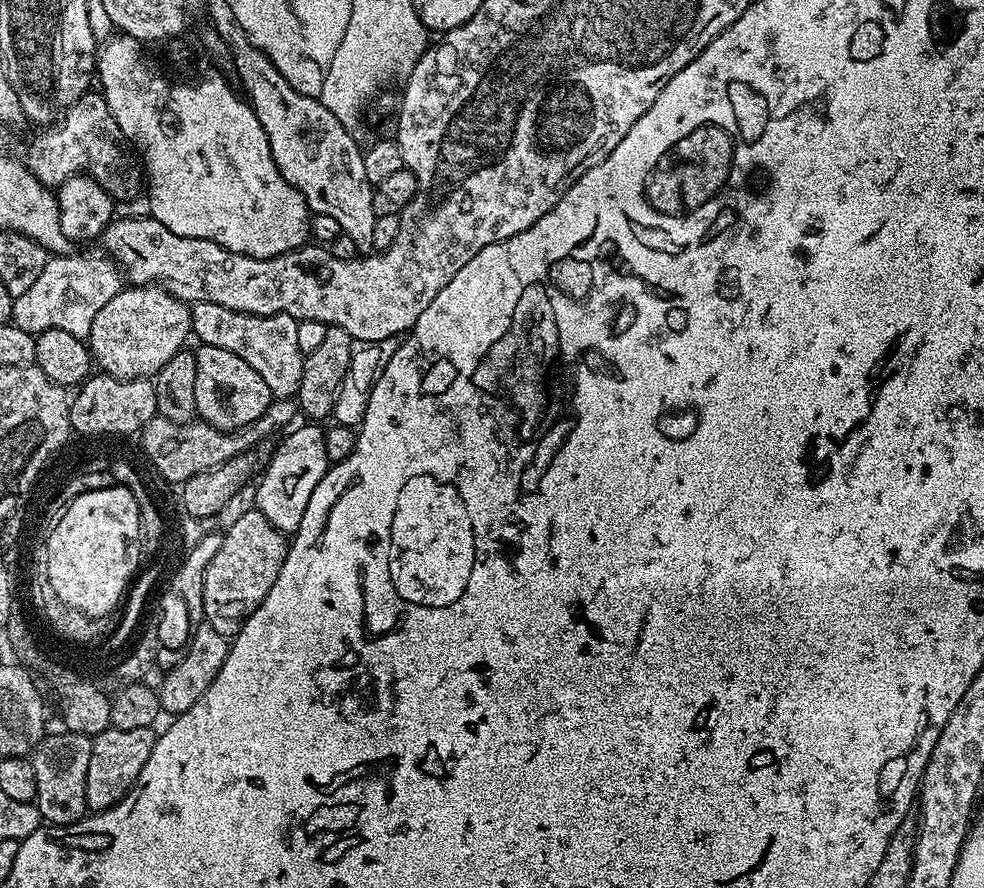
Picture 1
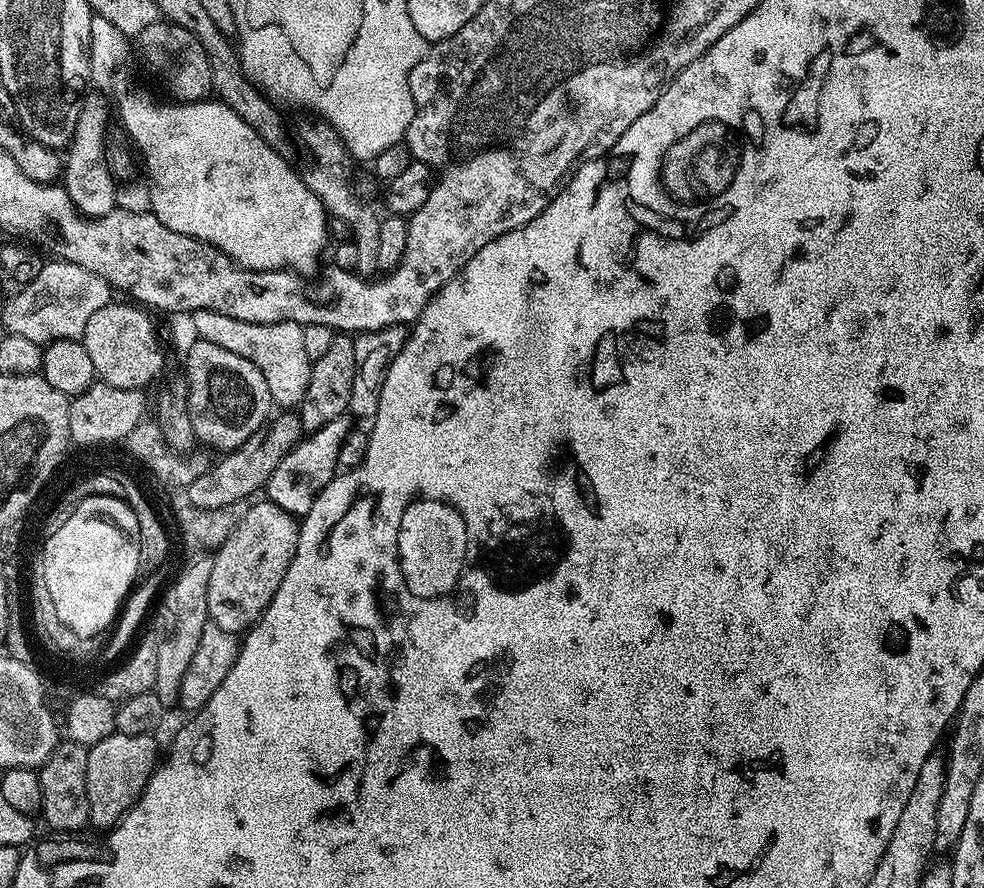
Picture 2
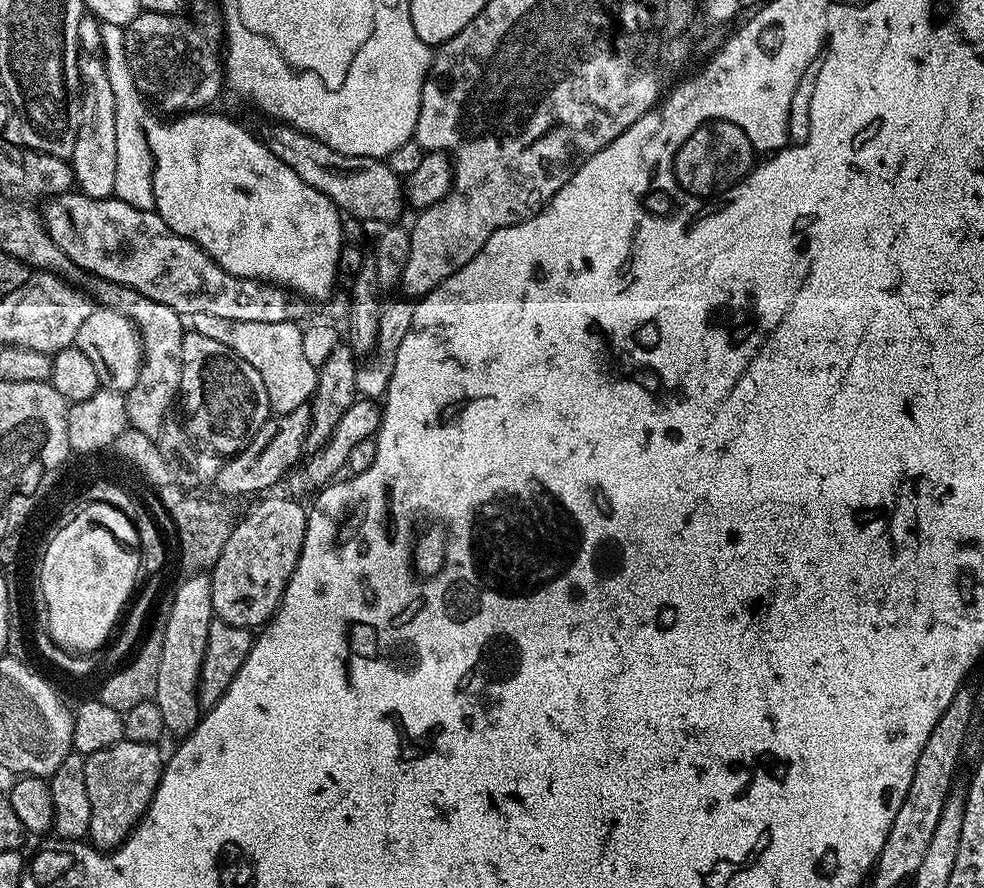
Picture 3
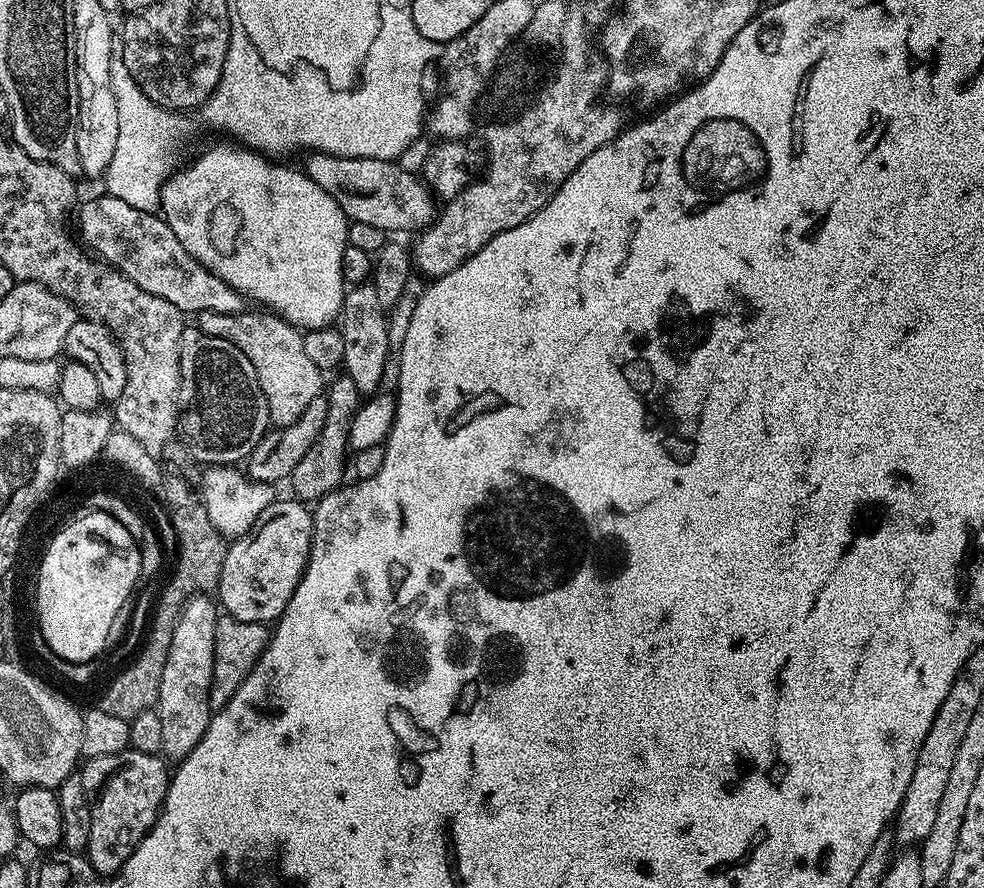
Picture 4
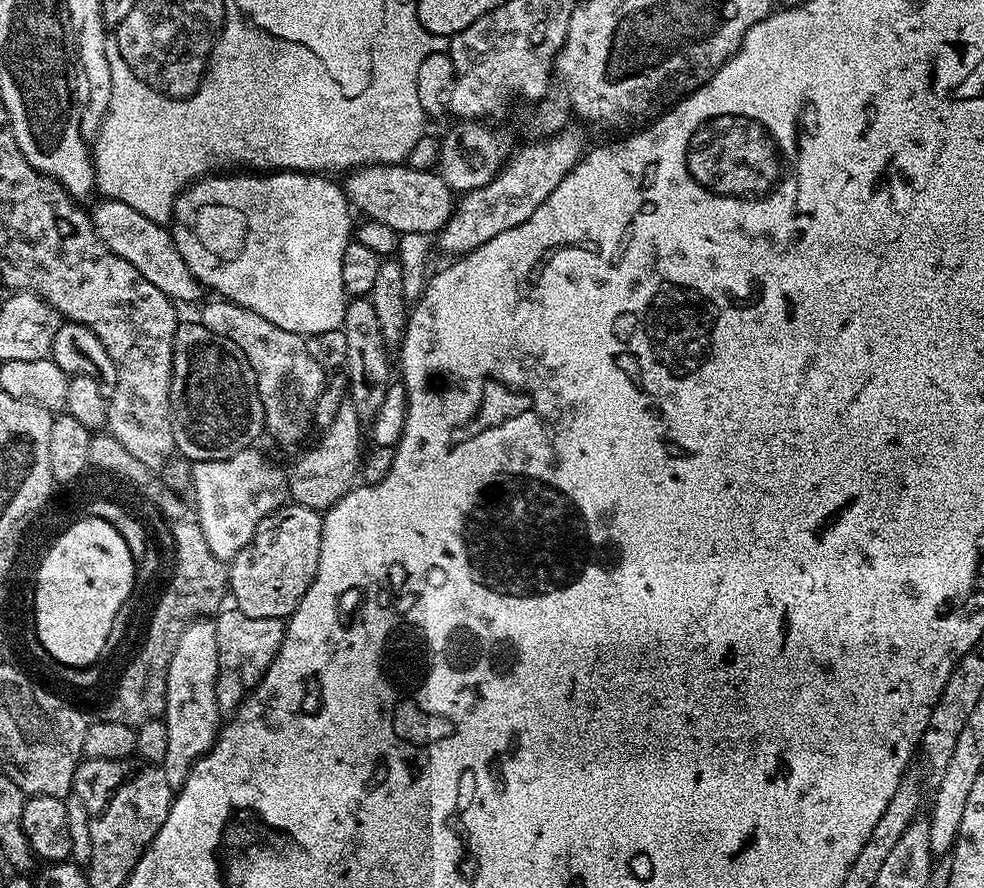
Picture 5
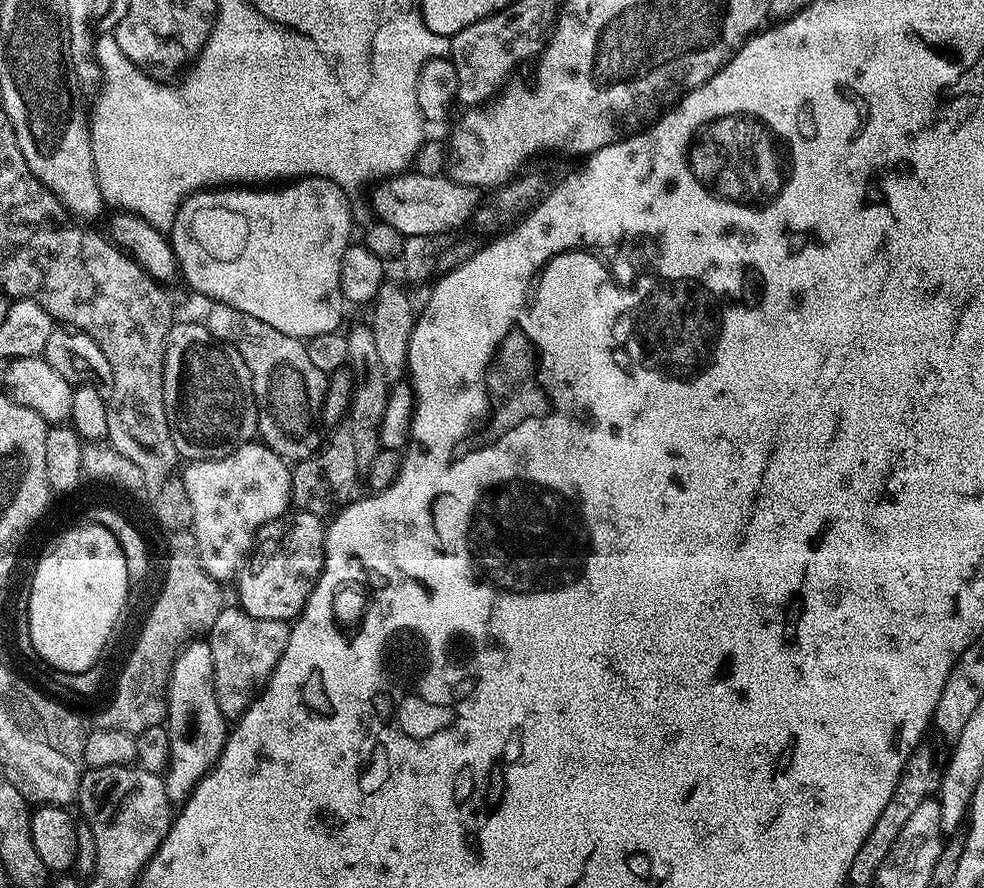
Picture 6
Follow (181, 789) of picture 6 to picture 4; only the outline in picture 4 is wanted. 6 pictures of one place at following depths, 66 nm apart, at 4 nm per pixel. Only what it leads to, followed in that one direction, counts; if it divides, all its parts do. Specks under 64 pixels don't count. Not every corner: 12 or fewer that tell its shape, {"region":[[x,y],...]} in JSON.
{"region":[[184,603],[154,710],[163,755],[187,758],[214,709],[218,608]]}

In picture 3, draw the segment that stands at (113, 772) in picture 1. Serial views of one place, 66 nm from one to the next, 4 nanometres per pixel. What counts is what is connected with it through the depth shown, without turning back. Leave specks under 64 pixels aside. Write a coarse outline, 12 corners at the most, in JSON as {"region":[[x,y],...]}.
{"region":[[123,739],[87,756],[92,847],[115,850],[148,813],[166,763]]}

